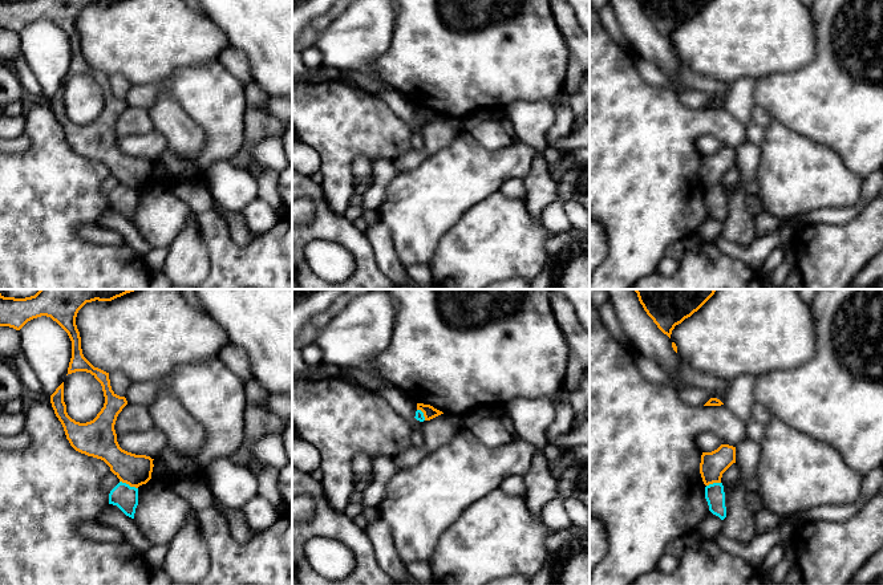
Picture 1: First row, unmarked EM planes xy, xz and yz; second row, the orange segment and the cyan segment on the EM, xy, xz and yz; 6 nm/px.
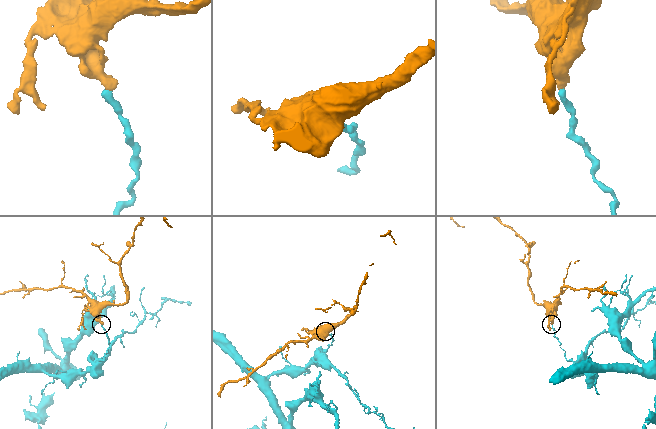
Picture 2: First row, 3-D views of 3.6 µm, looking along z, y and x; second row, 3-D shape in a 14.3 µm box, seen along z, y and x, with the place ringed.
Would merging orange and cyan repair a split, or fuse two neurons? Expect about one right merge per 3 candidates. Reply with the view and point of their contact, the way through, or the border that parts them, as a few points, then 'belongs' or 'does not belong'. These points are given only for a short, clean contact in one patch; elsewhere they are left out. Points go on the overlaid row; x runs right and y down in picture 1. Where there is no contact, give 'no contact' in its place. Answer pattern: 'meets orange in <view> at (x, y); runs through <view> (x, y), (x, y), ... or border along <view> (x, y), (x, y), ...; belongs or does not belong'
meets orange in xy at (129, 484); border along xy (120, 480), (137, 488); does not belong

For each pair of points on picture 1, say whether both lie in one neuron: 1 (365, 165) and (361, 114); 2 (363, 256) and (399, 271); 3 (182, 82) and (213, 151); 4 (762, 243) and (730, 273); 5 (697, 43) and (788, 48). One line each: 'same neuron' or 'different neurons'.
1: different neurons
2: different neurons
3: same neuron
4: different neurons
5: same neuron

